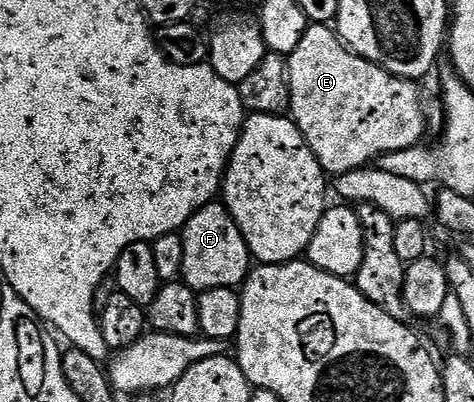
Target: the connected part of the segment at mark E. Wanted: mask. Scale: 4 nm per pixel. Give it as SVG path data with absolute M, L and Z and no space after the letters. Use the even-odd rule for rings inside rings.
M309 24L306 35L302 35L302 43L298 43L287 58L290 116L298 131L302 131L325 174L339 175L363 169L371 166L381 153L412 149L425 140L426 104L420 98L420 89L416 86L419 84L407 77L395 77L373 61L359 57L340 40L335 28Z

